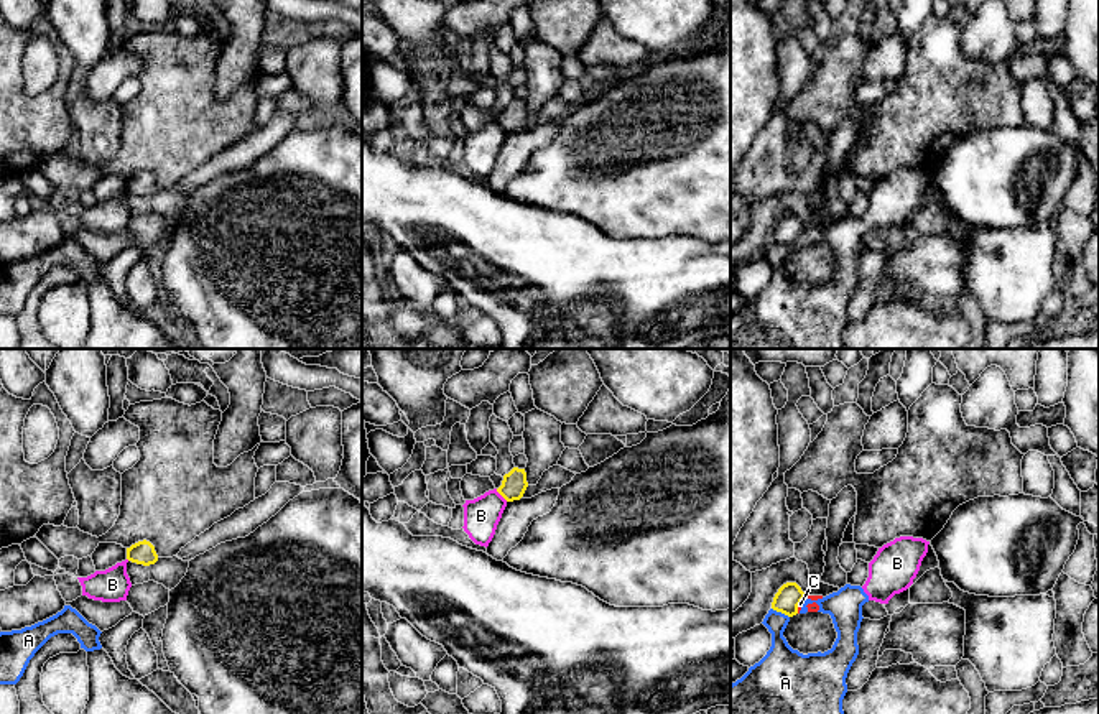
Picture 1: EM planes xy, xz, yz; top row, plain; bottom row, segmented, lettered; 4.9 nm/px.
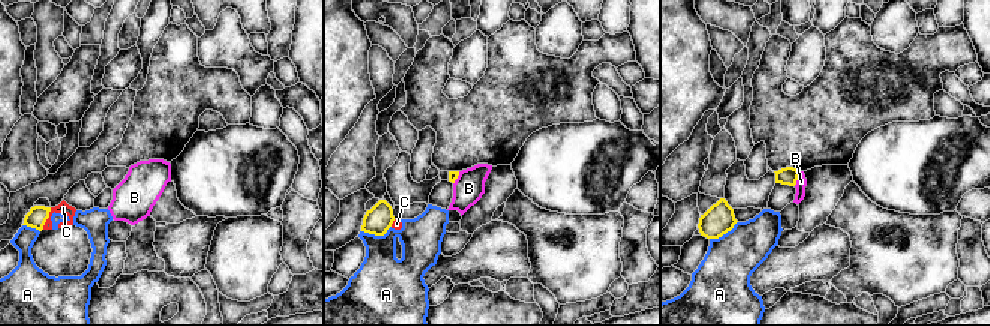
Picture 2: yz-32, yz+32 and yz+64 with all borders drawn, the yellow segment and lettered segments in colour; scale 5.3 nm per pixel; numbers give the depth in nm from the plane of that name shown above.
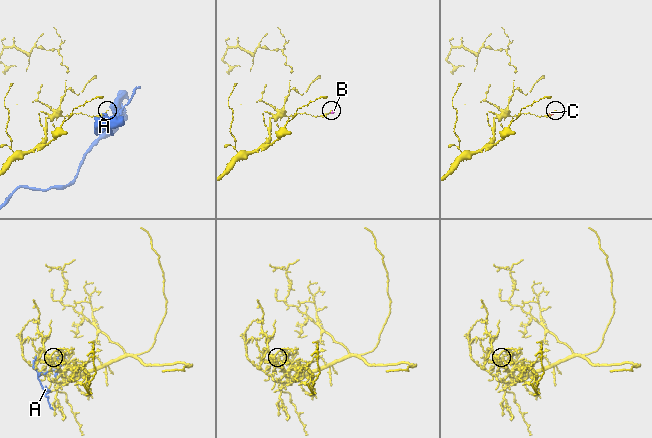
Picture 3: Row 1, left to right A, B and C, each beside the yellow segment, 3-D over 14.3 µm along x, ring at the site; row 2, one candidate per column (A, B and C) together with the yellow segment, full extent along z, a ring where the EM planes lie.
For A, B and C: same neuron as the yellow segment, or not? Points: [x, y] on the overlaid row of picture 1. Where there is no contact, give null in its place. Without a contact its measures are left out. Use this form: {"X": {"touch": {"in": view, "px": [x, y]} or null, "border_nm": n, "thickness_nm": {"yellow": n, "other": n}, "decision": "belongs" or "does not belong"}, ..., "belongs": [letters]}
{"A": {"touch": {"in": "yz", "px": [780, 611]}, "border_nm": 100, "thickness_nm": {"yellow": 120, "other": 170}, "decision": "does not belong"}, "B": {"touch": {"in": "xz", "px": [502, 496]}, "border_nm": 90, "thickness_nm": {"yellow": 120, "other": 180}, "decision": "does not belong"}, "C": {"touch": {"in": "yz", "px": [797, 607]}, "border_nm": 60, "thickness_nm": {"yellow": 120, "other": 20}, "decision": "does not belong"}, "belongs": []}

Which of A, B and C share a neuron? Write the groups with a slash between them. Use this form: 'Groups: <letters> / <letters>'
Groups: A B C

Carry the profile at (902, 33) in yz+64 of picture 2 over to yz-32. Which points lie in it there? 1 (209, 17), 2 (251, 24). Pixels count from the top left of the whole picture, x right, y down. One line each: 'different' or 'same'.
1: different
2: different

